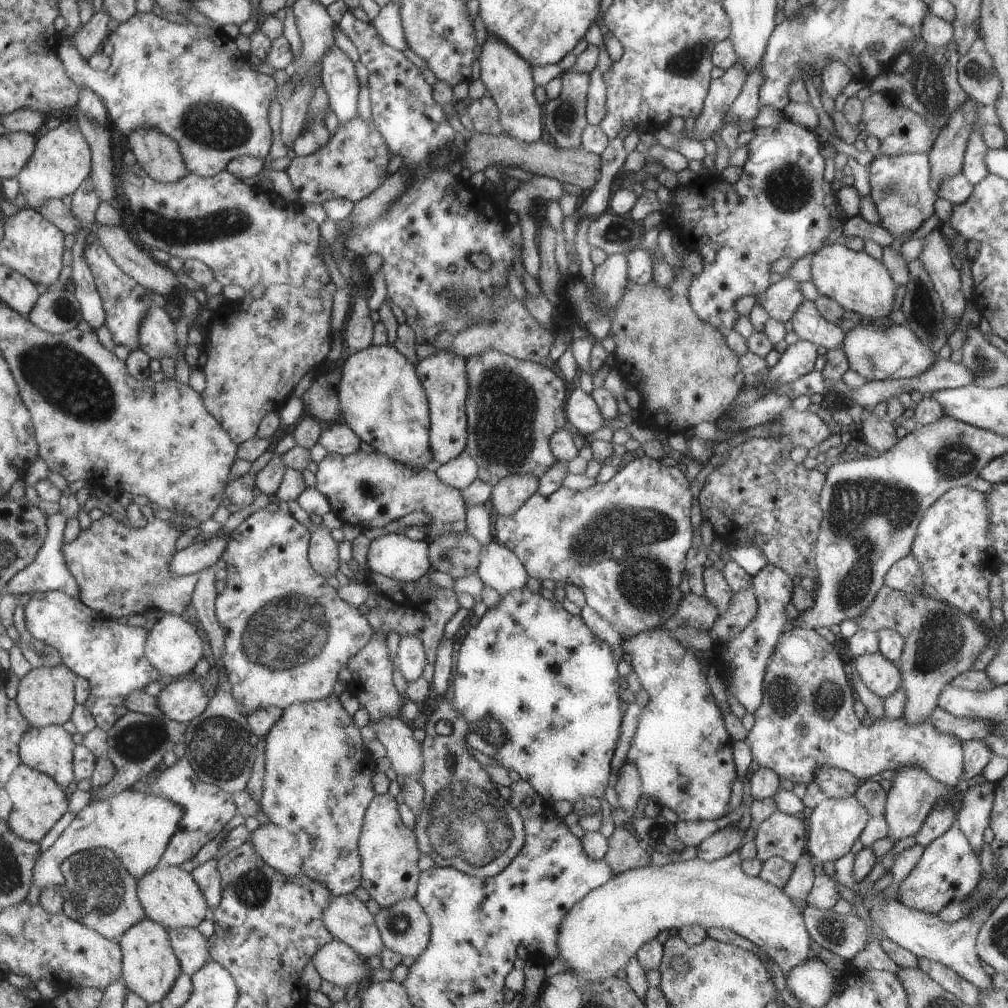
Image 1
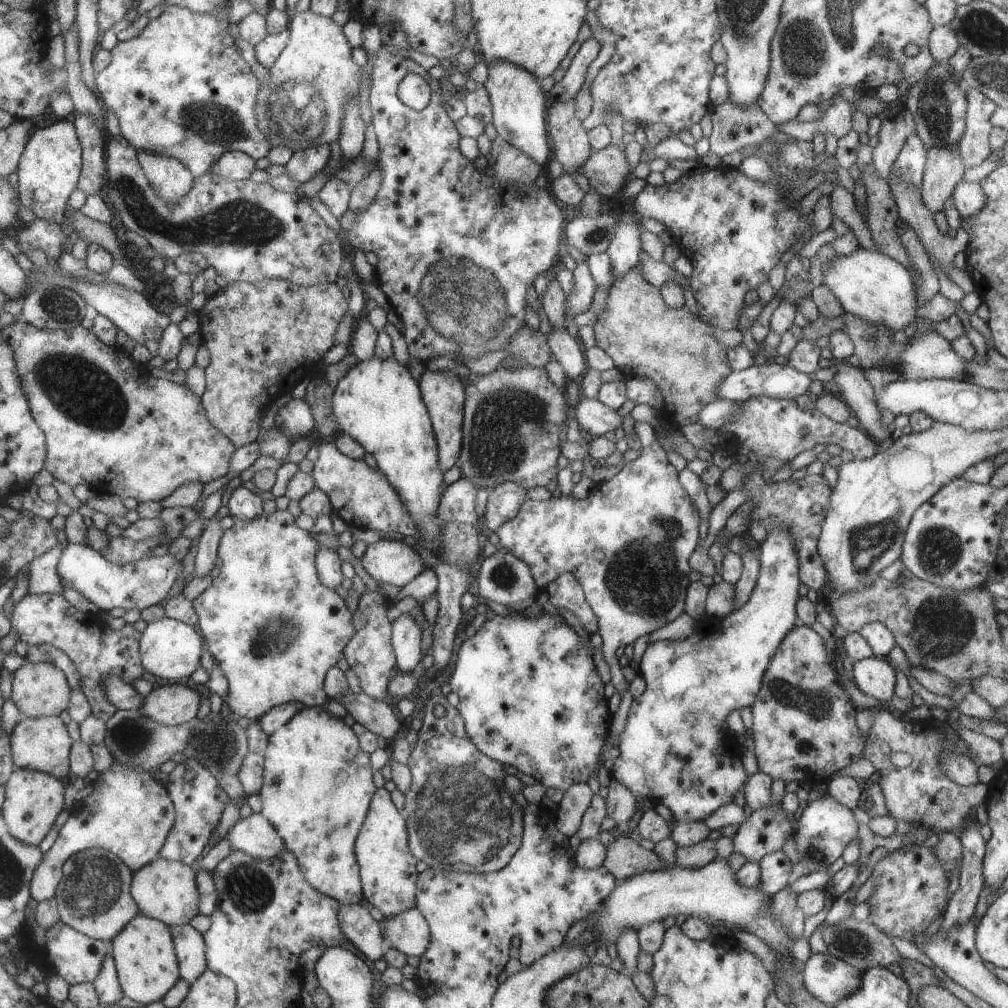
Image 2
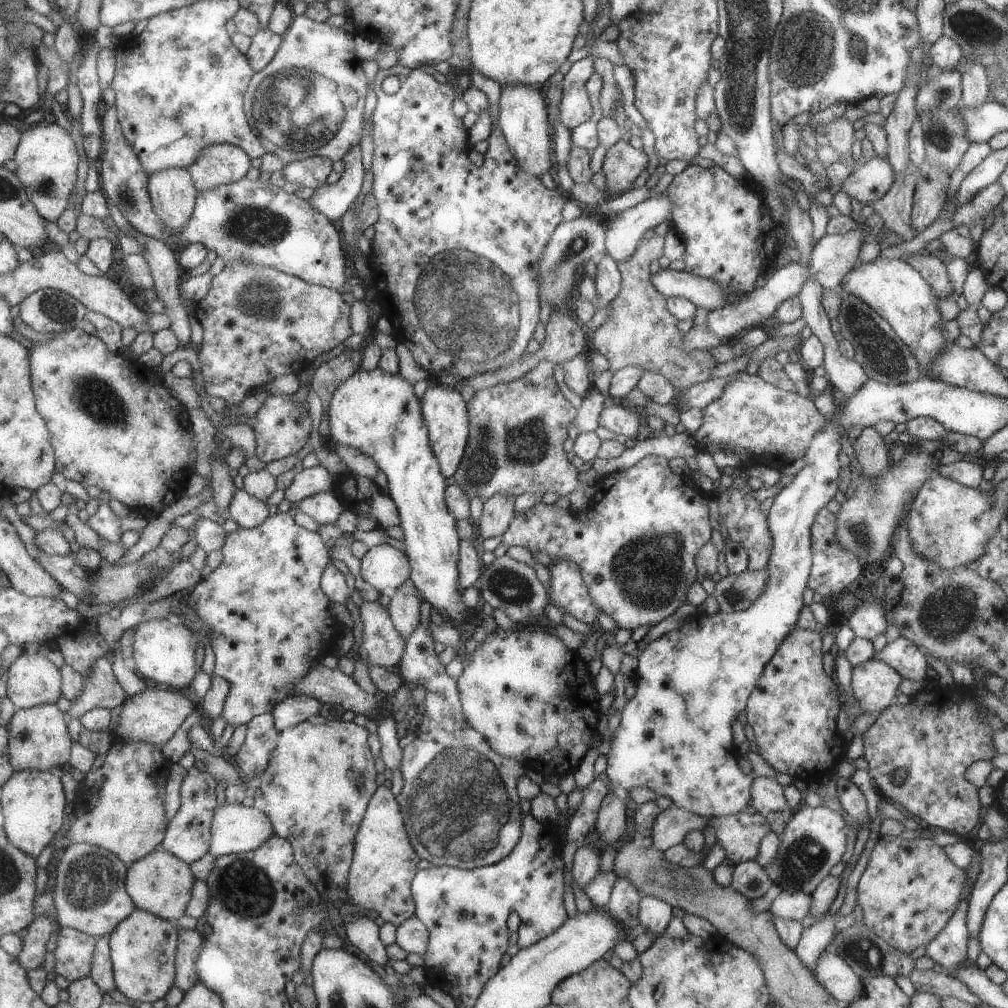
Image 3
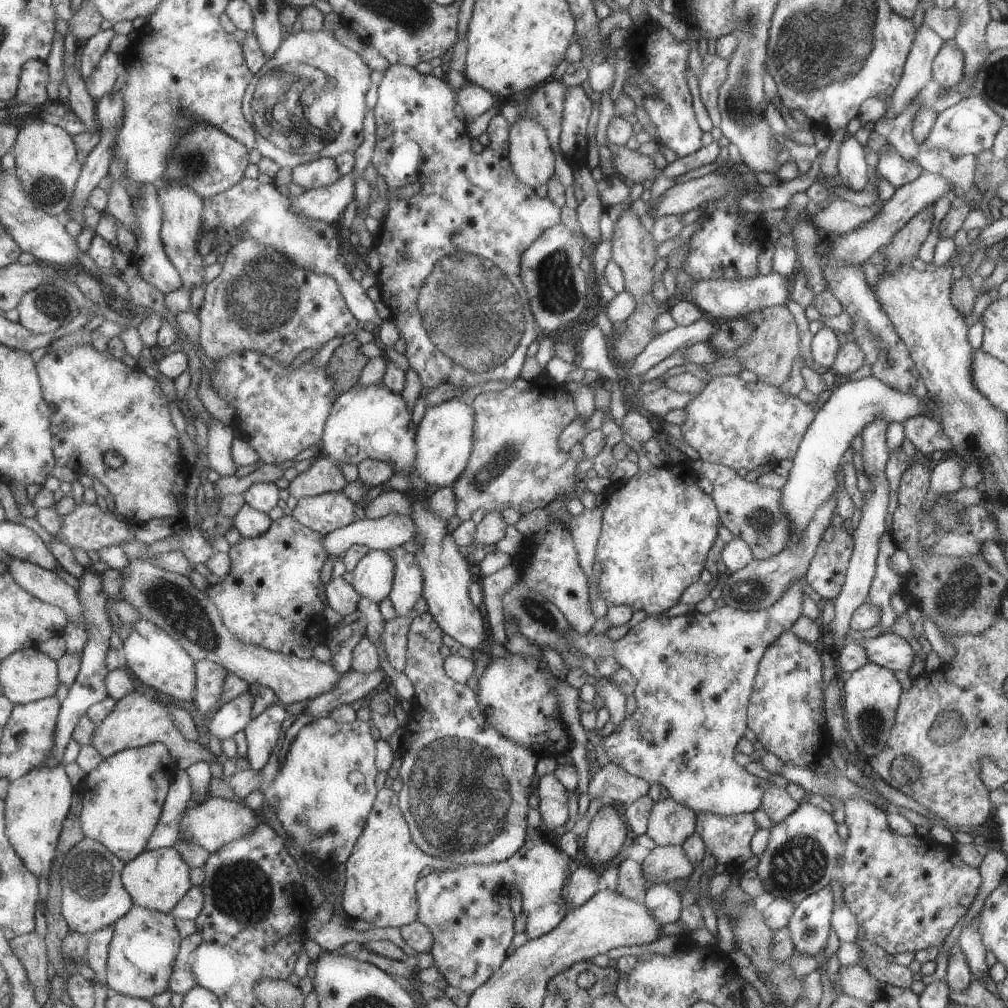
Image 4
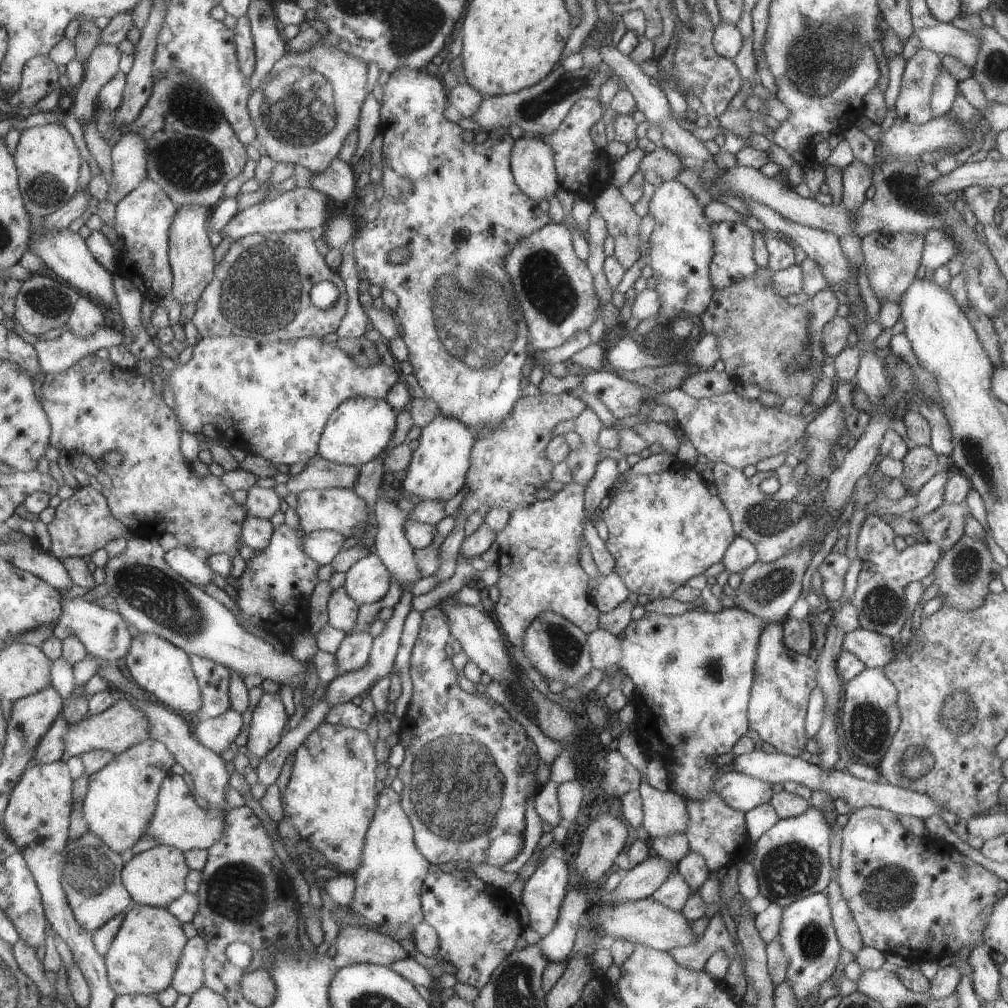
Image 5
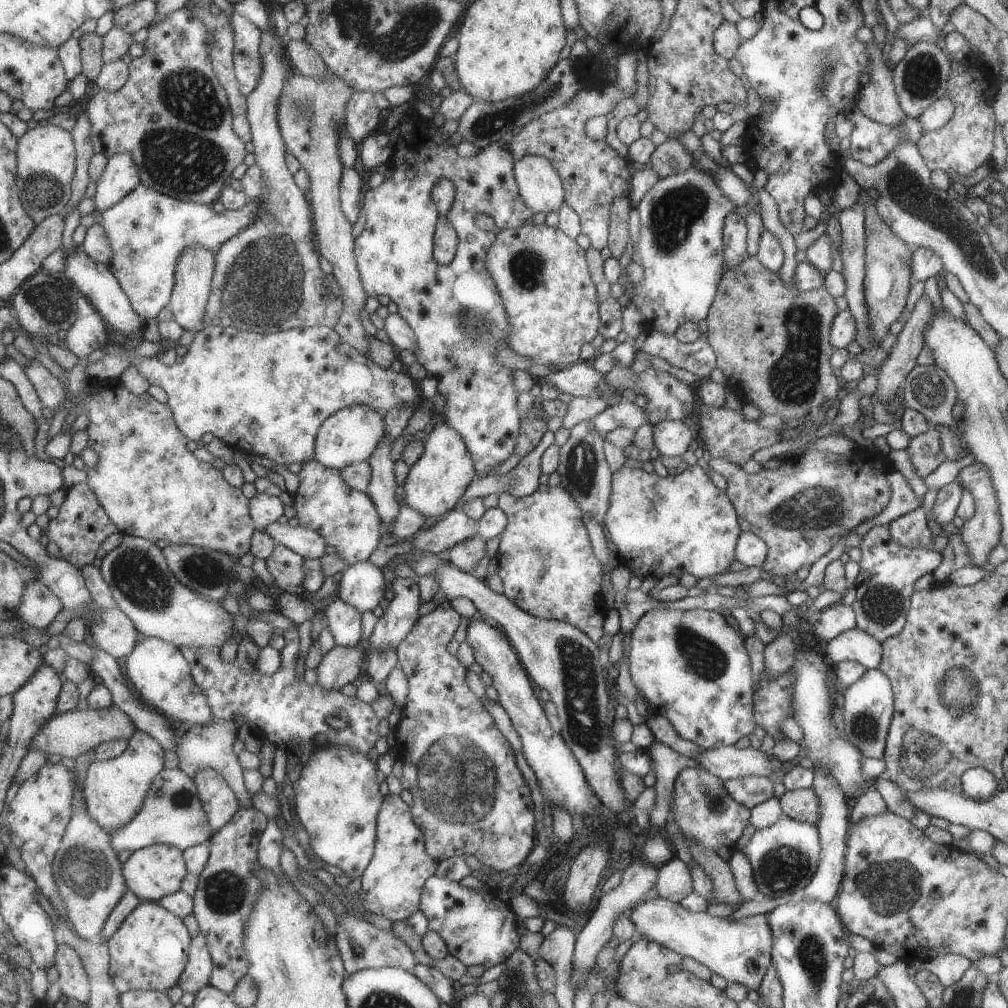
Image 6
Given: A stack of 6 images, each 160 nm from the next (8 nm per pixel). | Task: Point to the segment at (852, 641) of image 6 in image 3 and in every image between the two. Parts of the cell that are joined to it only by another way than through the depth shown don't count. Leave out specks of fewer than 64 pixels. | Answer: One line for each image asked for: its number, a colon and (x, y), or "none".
3: (903, 656)
4: (889, 650)
5: (875, 650)

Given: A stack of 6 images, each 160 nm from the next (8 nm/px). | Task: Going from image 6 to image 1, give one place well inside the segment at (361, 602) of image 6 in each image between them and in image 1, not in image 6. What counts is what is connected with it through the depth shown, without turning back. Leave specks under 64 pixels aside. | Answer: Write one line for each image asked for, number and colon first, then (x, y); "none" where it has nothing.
1: (393, 555)
2: (392, 562)
3: (383, 567)
4: (372, 577)
5: (367, 581)

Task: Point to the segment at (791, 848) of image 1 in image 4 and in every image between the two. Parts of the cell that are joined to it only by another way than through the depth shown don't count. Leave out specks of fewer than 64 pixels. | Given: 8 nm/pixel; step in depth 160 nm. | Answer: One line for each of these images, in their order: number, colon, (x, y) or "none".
2: (766, 829)
3: (739, 834)
4: (728, 837)

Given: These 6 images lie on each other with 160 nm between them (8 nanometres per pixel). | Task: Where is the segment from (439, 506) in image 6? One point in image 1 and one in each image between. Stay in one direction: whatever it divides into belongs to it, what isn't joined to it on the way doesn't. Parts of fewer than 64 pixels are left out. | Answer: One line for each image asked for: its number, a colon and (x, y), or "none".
1: (442, 375)
2: (442, 393)
3: (444, 412)
4: (443, 439)
5: (436, 470)

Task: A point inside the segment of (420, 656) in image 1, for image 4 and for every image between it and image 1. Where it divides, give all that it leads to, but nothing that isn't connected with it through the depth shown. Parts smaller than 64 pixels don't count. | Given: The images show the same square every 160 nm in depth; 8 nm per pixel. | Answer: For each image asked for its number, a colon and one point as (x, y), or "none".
2: (405, 638)
3: (403, 608)
4: (406, 588)

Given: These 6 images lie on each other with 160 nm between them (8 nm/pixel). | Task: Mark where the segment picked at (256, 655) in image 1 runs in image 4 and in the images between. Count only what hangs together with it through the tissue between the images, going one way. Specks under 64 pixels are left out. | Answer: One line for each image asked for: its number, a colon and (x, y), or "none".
2: (274, 630)
3: (269, 623)
4: (272, 597)

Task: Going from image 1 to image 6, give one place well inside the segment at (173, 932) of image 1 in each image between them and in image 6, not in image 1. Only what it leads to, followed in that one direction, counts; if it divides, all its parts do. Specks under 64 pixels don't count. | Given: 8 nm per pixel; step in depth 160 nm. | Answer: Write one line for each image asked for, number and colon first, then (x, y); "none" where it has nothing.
2: (189, 949)
3: (188, 945)
4: (182, 978)
5: (188, 975)
6: (195, 973)

